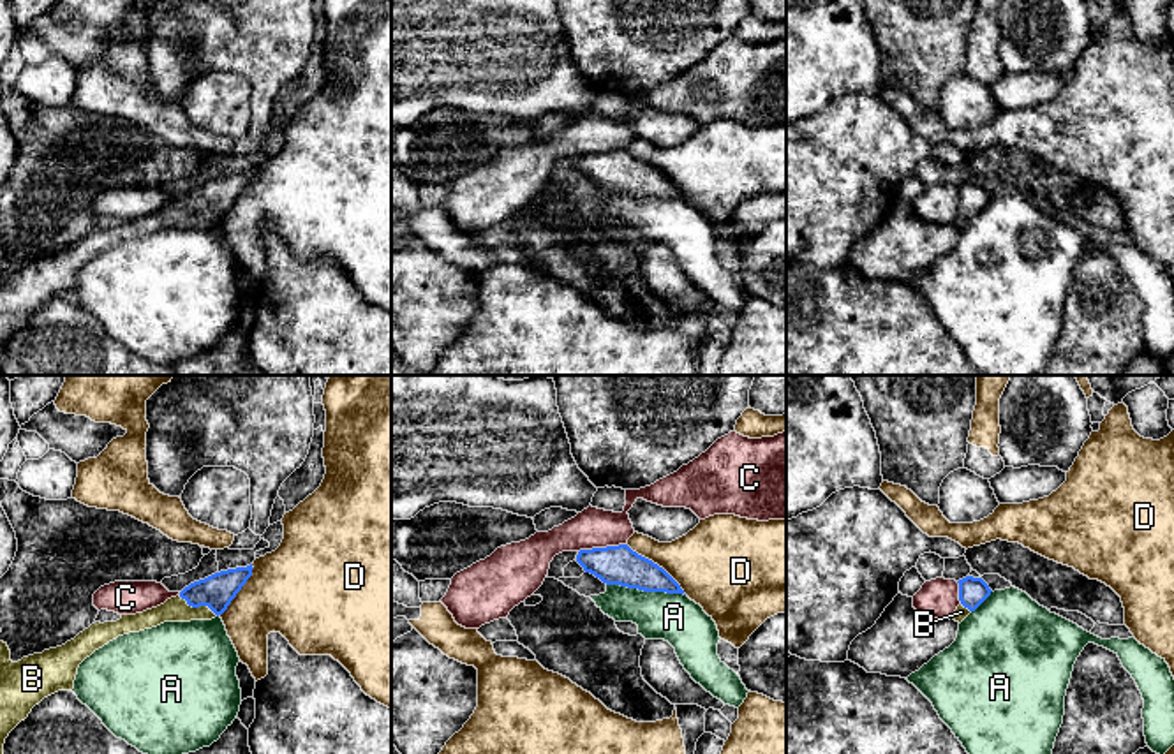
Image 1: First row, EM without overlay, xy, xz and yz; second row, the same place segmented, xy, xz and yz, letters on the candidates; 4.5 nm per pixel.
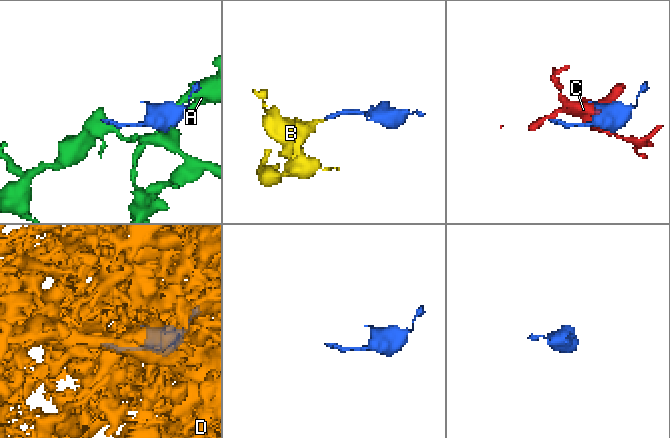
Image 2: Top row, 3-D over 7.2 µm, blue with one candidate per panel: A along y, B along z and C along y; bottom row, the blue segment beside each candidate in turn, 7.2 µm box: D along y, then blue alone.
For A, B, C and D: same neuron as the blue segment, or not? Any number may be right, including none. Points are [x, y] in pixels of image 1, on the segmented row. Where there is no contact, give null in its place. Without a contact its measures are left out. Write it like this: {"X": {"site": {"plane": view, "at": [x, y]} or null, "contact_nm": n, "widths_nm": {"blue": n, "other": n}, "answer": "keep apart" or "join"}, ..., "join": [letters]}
{"A": {"site": {"plane": "xz", "at": [646, 591]}, "contact_nm": 360, "widths_nm": {"blue": 180, "other": 220}, "answer": "keep apart"}, "B": {"site": {"plane": "xy", "at": [198, 606]}, "contact_nm": 200, "widths_nm": {"blue": 160, "other": 110}, "answer": "join"}, "C": {"site": {"plane": "xz", "at": [601, 548]}, "contact_nm": 220, "widths_nm": {"blue": 180, "other": 180}, "answer": "keep apart"}, "D": {"site": {"plane": "xz", "at": [656, 564]}, "contact_nm": 360, "widths_nm": {"blue": 180, "other": 360}, "answer": "keep apart"}, "join": ["B"]}

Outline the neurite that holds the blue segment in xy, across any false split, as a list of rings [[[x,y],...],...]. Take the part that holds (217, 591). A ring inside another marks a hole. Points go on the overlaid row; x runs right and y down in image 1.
[[[252,564],[215,573],[185,587],[164,604],[116,622],[95,622],[62,647],[11,661],[0,641],[0,754],[9,733],[32,708],[58,691],[72,691],[79,664],[118,636],[157,627],[164,622],[212,620],[222,615],[247,580]]]

